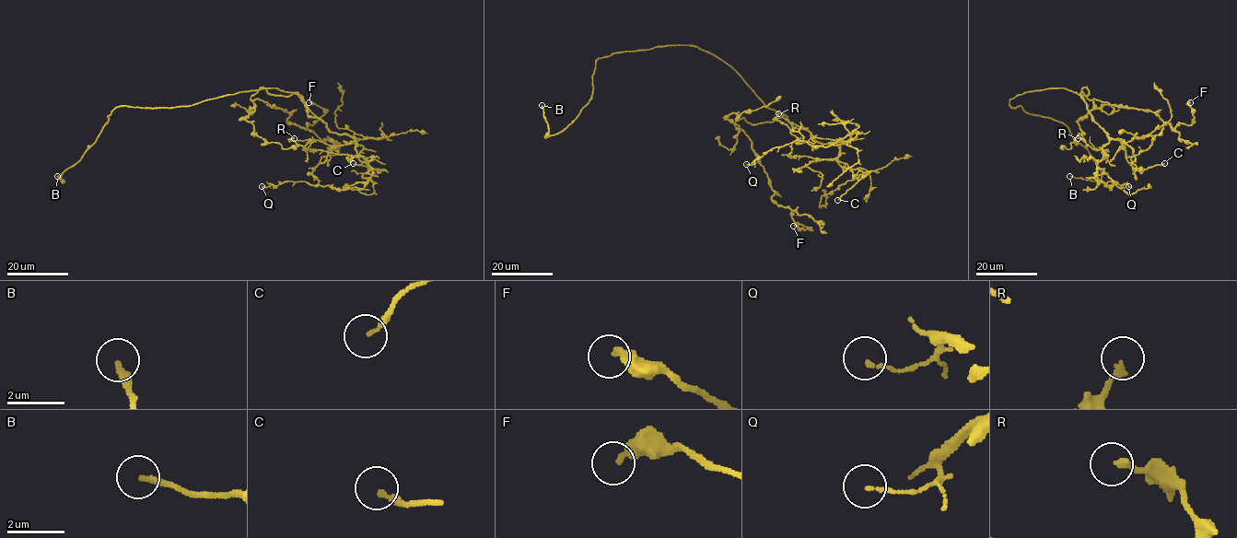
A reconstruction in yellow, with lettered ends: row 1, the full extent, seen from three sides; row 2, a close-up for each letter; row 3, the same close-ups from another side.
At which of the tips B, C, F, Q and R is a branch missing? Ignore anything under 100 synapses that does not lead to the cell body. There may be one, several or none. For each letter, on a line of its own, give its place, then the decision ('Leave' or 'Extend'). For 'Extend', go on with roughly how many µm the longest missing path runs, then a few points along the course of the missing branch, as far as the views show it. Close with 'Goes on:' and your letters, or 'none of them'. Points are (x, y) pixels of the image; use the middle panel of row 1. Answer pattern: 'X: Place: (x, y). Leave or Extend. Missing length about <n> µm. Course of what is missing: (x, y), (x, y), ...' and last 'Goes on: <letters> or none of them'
B: Place: (542, 105). Extend. Missing length about 30 µm. Course of what is missing: (542, 105), (531, 91), (523, 92), (520, 87), (518, 90), (520, 113), (530, 130)
C: Place: (837, 200). Leave
F: Place: (793, 226). Leave
Q: Place: (746, 164). Leave
R: Place: (778, 113). Leave
Goes on: B

